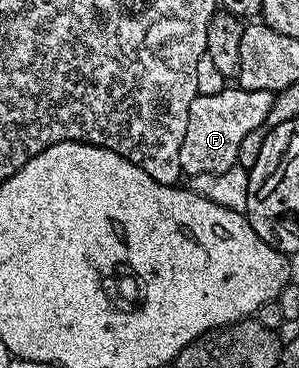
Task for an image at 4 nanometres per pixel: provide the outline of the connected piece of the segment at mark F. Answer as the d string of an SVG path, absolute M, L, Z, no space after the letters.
M227 86L222 89L220 94L208 94L207 96L197 96L192 102L192 106L188 110L188 130L184 134L184 146L180 146L180 166L182 167L183 173L187 177L197 178L200 176L211 176L217 172L223 172L229 168L235 167L238 162L238 155L240 154L240 142L244 142L244 138L248 138L248 134L252 134L252 130L262 128L266 124L268 118L268 110L272 110L274 105L275 93L269 92L268 90L244 90L237 86Z

